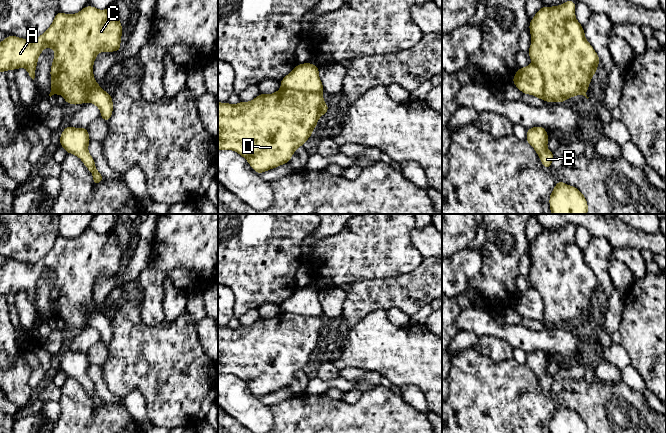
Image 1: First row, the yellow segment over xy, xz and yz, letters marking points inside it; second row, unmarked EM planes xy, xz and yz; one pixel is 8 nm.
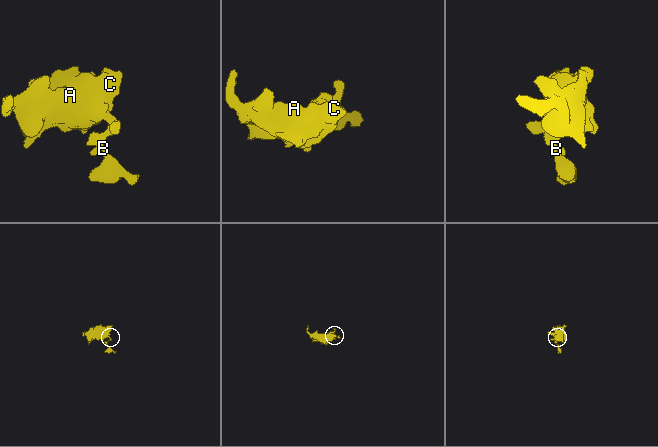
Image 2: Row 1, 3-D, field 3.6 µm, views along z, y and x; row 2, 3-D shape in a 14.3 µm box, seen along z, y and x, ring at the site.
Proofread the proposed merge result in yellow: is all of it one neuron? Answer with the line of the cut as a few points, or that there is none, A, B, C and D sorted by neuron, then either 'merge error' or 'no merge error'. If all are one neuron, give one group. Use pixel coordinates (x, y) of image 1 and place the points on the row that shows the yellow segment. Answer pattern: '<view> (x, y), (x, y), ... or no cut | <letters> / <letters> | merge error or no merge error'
xz (282, 87), (317, 91), (321, 94) | A C D / B | merge error

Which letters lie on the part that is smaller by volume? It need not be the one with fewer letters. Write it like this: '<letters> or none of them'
B

